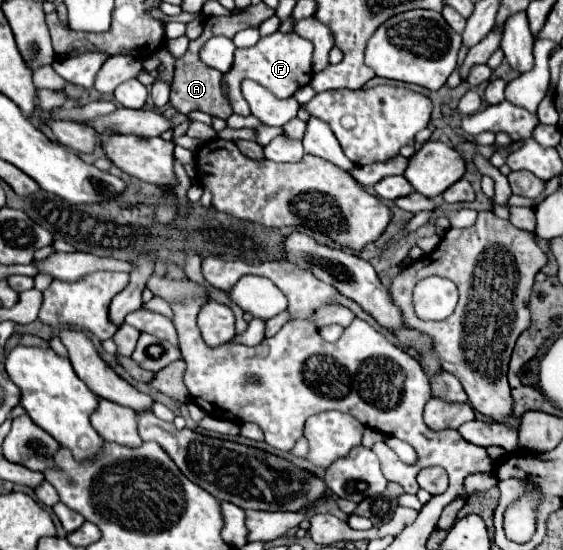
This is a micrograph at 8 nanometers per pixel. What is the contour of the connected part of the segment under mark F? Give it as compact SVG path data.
M278 30L278 32L270 34L270 36L260 38L250 48L238 48L234 58L236 58L236 62L224 74L224 80L228 84L232 110L236 114L240 114L240 116L250 116L250 106L248 106L248 102L242 96L242 90L240 90L240 84L242 84L244 78L250 78L250 80L258 82L260 86L270 90L276 98L290 98L300 86L306 86L310 82L310 76L312 76L312 68L310 68L312 44L308 40L304 40L304 38L298 38L296 32L284 34L284 32Z

